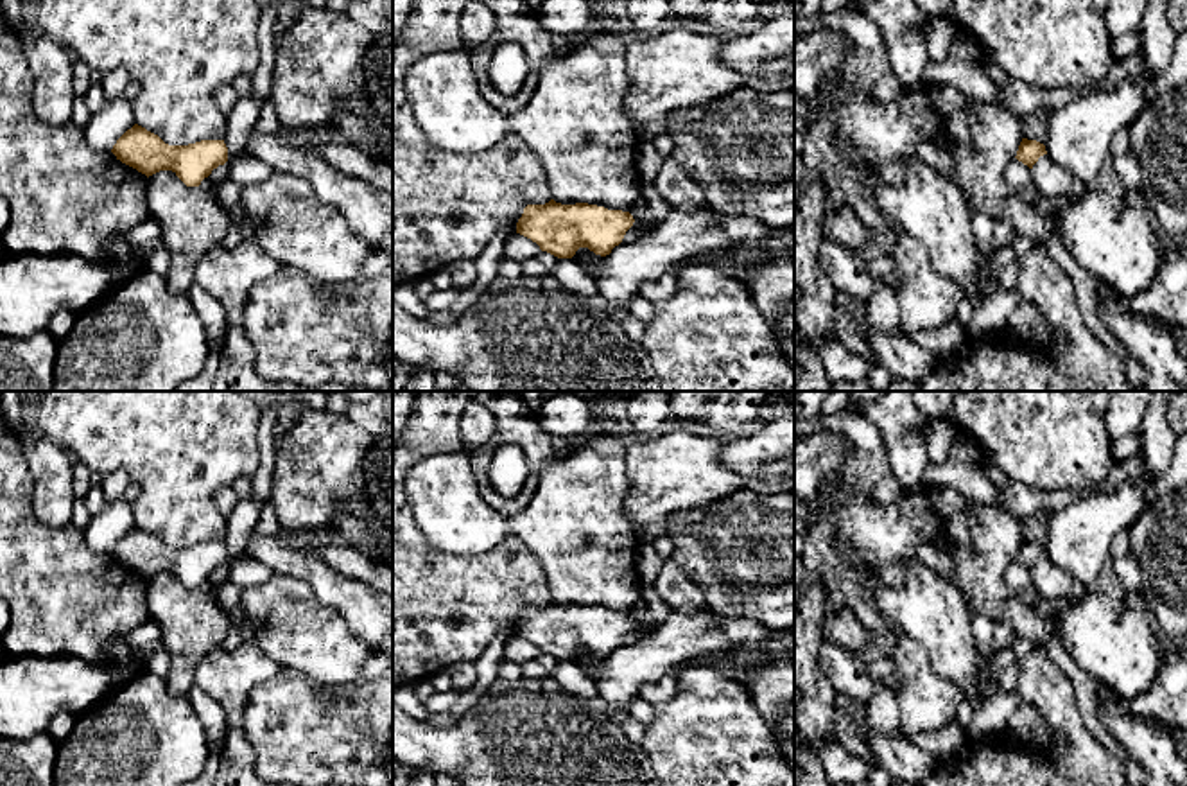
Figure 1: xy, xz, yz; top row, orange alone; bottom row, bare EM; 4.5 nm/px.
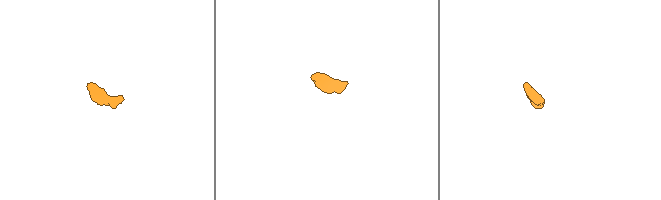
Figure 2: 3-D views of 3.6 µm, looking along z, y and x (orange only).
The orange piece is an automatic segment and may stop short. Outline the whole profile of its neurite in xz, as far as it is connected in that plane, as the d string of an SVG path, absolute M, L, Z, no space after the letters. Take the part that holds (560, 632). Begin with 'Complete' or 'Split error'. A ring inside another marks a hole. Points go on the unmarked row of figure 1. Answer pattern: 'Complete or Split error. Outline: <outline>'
Split error. Outline: M576 605L527 607L516 624L516 635L531 641L558 660L572 660L579 650L606 659L619 648L631 628L647 633L656 624L640 624L629 614Z

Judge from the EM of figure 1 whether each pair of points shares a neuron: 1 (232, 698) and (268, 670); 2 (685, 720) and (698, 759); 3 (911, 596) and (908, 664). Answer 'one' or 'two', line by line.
1: one
2: one
3: two

